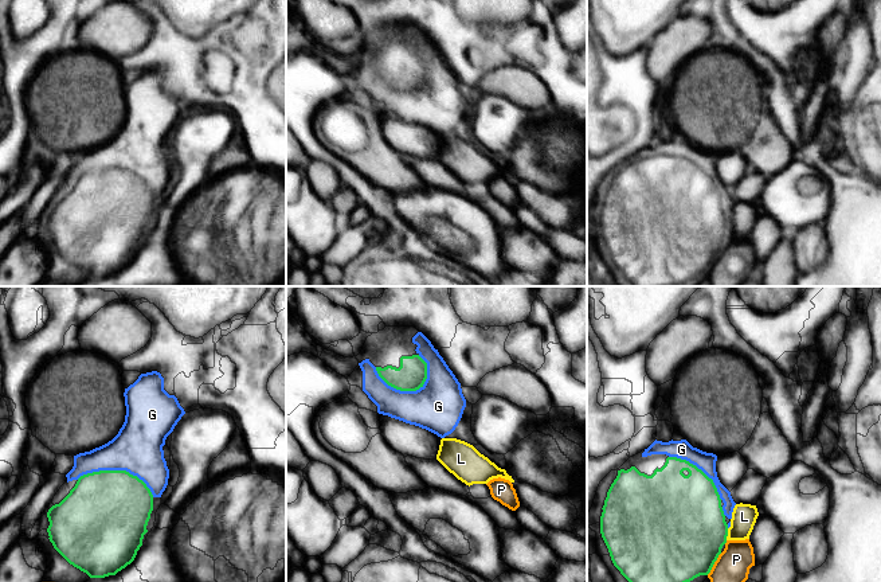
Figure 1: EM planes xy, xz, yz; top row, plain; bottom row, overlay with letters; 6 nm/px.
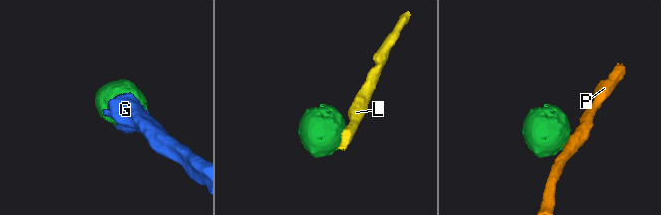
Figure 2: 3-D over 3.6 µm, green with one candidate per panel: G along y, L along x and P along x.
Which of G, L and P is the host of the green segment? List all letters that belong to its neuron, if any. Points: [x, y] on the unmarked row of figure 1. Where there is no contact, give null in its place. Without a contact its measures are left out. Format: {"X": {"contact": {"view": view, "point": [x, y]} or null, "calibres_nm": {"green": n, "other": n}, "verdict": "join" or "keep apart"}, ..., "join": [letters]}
{"G": {"contact": {"view": "xz", "point": [400, 89]}, "calibres_nm": {"green": 180, "other": 300}, "verdict": "join"}, "L": {"contact": {"view": "yz", "point": [727, 233]}, "calibres_nm": {"green": 480, "other": 150}, "verdict": "keep apart"}, "P": {"contact": {"view": "yz", "point": [713, 262]}, "calibres_nm": {"green": 500, "other": 220}, "verdict": "keep apart"}, "join": ["G"]}

